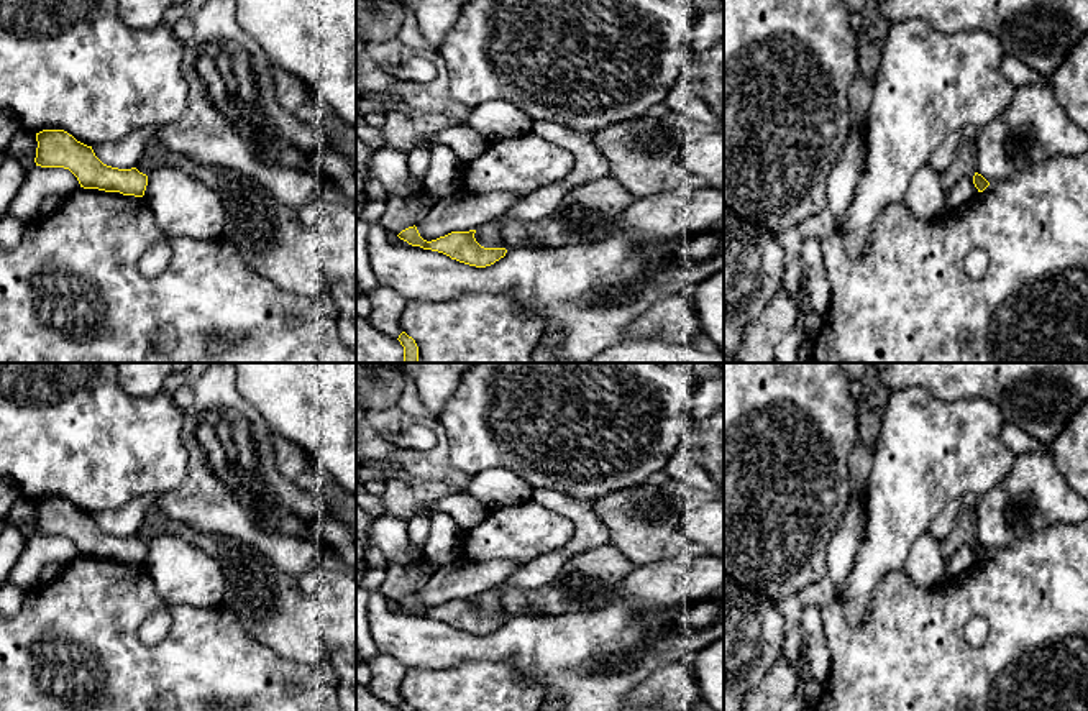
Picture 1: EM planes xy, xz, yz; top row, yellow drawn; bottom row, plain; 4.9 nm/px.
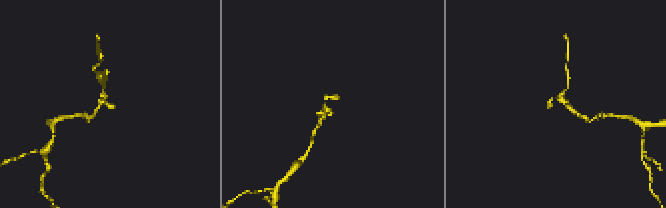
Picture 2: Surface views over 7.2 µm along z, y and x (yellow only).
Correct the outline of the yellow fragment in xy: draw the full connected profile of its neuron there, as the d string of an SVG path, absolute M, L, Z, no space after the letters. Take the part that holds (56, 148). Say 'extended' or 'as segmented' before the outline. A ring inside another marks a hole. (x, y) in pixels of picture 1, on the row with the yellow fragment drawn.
as segmented; M43 130L36 133L36 166L69 169L84 189L120 192L143 197L148 176L136 167L118 169L103 164L92 146L77 141L64 130Z

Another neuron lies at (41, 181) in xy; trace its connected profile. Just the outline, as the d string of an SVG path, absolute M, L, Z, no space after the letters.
M34 166L11 200L7 215L26 223L39 213L46 195L56 194L62 199L80 189L77 177L64 167Z

